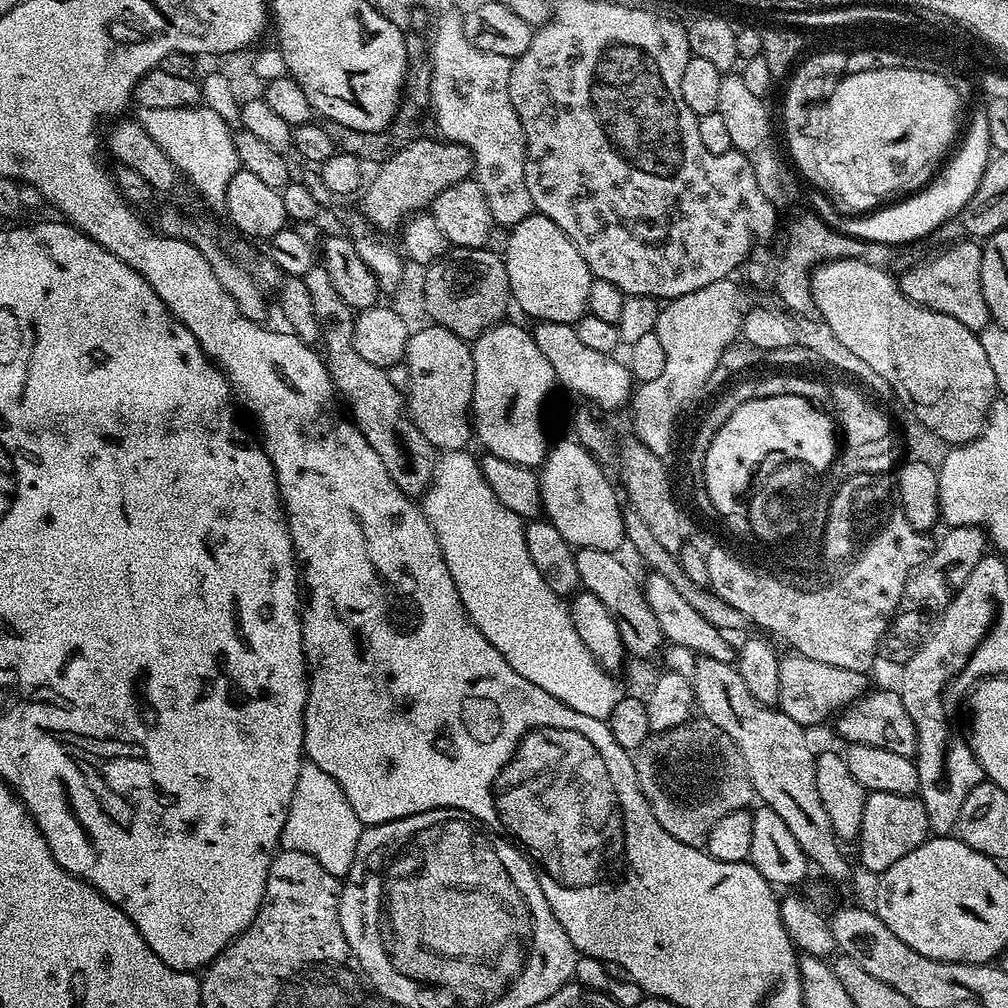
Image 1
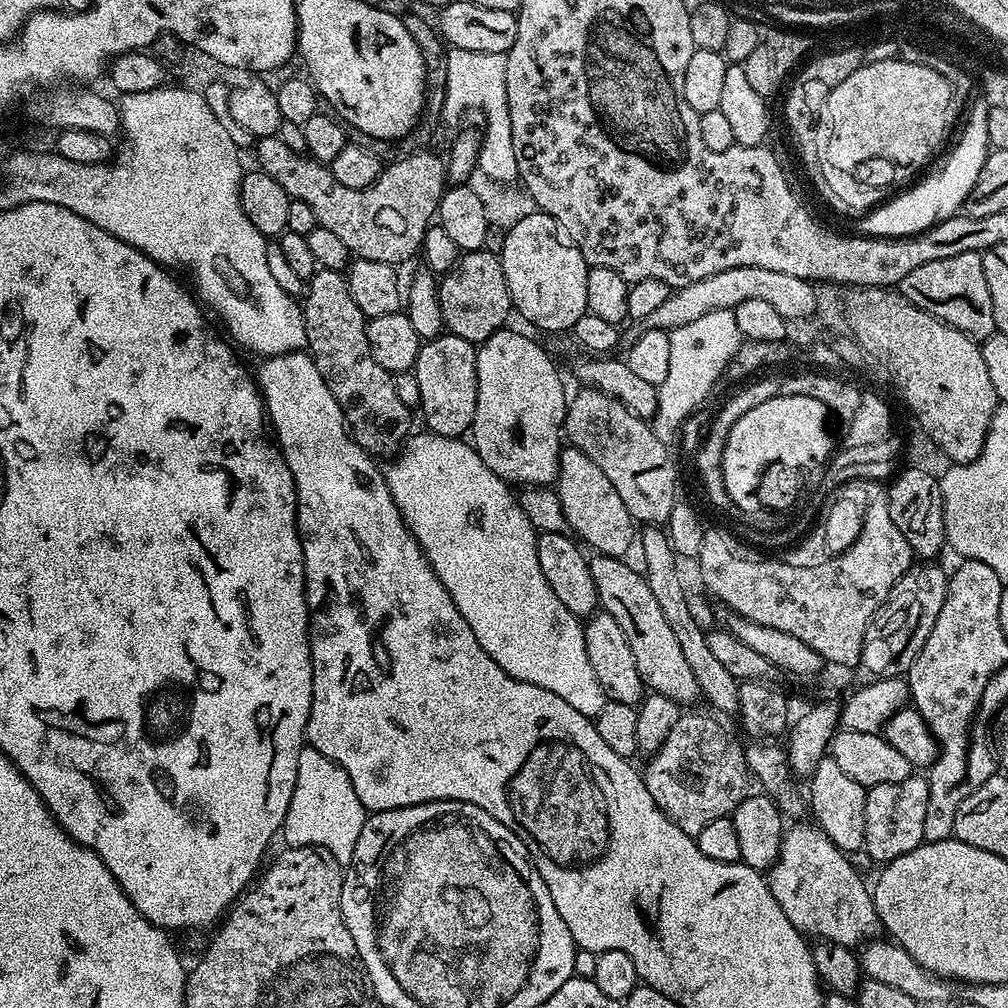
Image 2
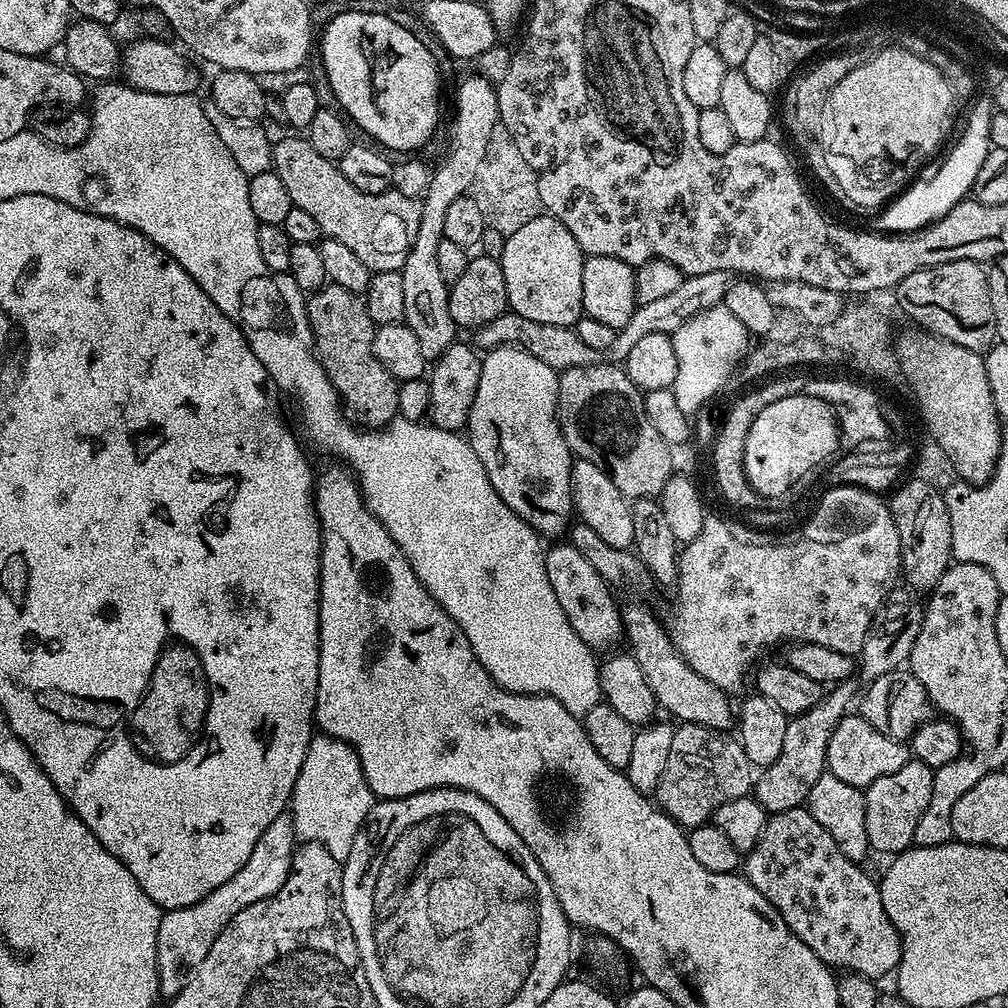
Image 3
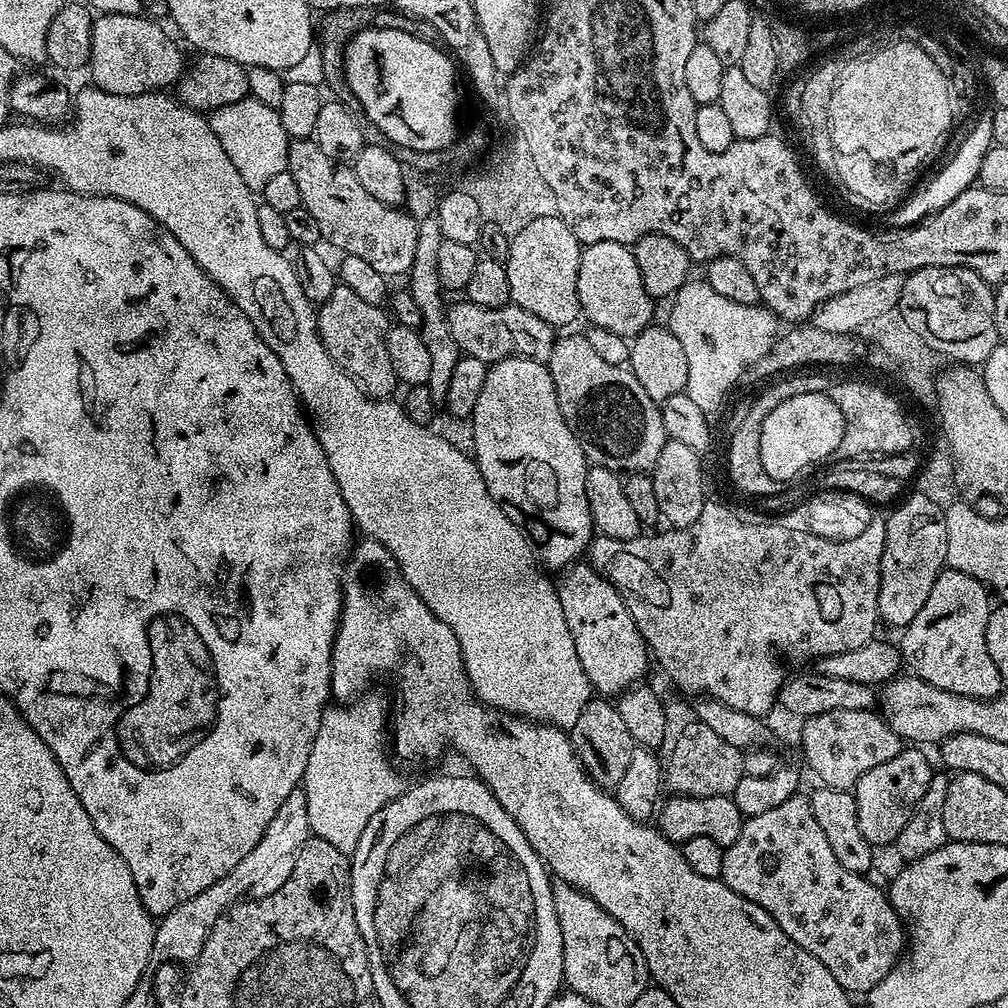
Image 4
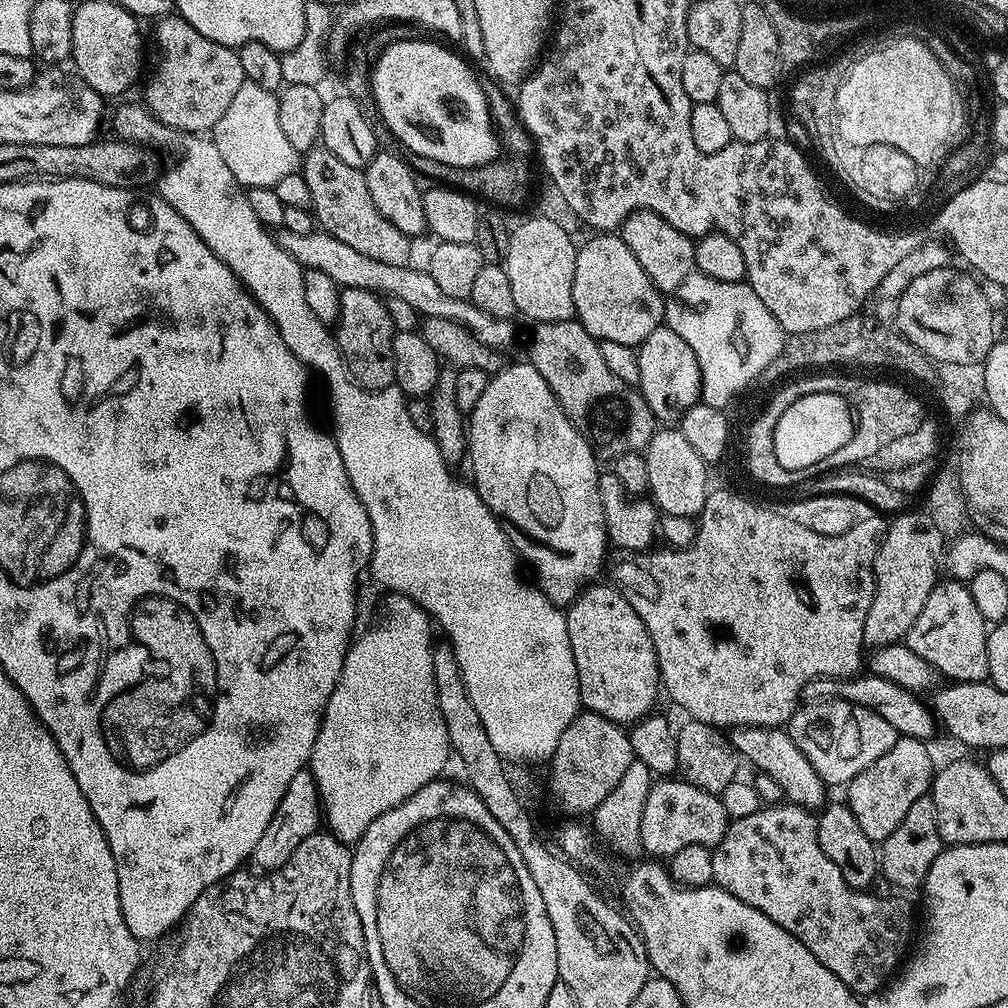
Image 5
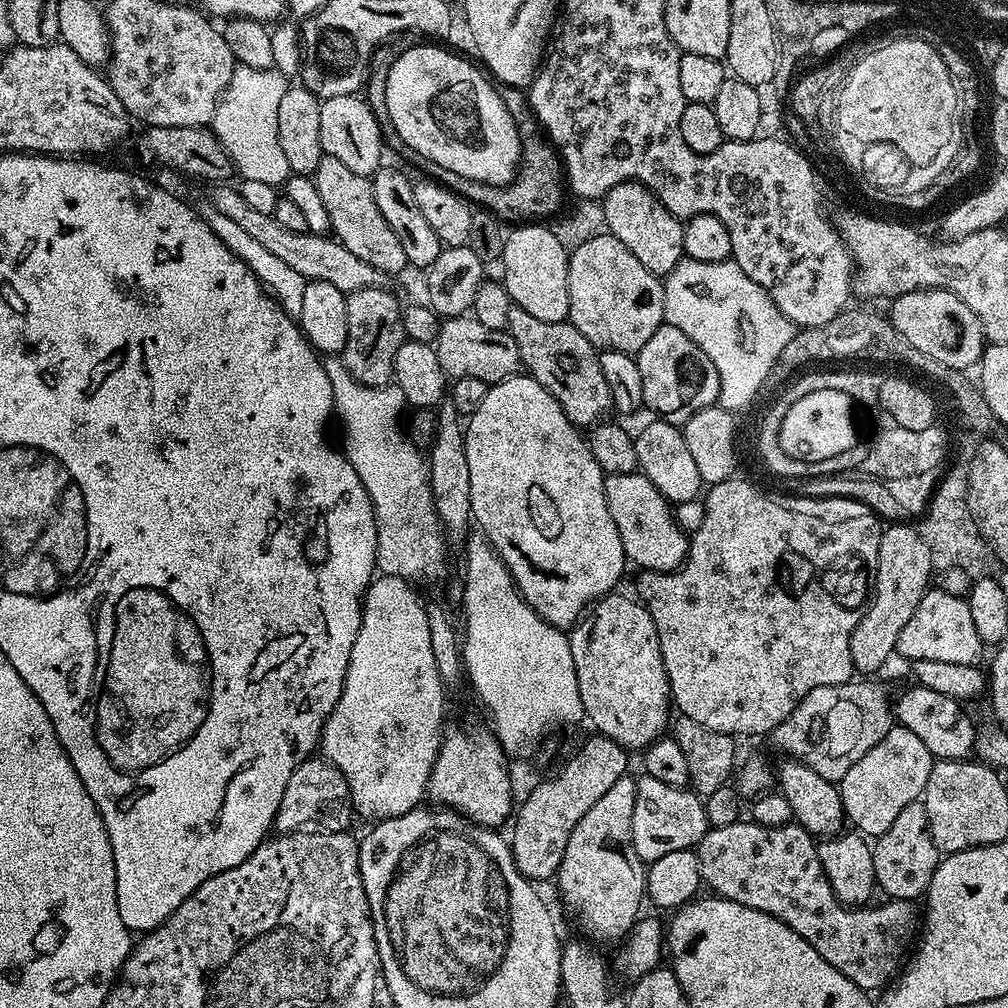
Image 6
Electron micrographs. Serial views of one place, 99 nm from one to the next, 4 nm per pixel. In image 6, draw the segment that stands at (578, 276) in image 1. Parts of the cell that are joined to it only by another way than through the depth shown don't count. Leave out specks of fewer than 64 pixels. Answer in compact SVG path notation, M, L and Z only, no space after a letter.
M528 222L508 232L504 247L502 283L510 294L513 305L526 314L534 314L541 322L565 322L568 320L568 258L569 249L554 238L551 227L540 222Z

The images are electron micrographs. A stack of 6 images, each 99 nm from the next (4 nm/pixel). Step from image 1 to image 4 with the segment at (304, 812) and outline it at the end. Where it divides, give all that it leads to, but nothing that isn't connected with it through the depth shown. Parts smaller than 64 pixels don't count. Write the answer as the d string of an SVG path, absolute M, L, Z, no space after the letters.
M372 690L336 707L340 708L329 706L324 709L314 746L310 746L310 762L306 762L302 787L306 794L306 815L310 818L311 835L322 838L322 842L330 842L330 846L335 846L337 850L351 854L358 846L358 838L362 838L362 830L366 830L366 822L370 822L370 818L374 818L382 806L403 794L406 781L388 765L386 729L390 724L390 708L384 705L383 698Z

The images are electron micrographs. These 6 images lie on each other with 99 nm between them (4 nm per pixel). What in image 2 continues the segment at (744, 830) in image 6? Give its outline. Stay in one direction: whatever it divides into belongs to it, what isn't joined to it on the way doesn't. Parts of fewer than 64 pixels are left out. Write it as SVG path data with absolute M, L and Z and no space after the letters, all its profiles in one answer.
M792 822L789 823L792 824L789 828L787 825L783 829L780 853L766 872L770 894L774 894L778 906L782 906L782 914L786 914L786 918L790 918L795 928L808 938L838 942L850 949L877 939L882 928L880 915L872 901L869 885L867 883L864 885L859 870L848 861L851 860L849 853L838 850L838 846L834 846L834 842L830 842L830 838L826 838L824 831L817 828L815 823L800 823L804 822Z

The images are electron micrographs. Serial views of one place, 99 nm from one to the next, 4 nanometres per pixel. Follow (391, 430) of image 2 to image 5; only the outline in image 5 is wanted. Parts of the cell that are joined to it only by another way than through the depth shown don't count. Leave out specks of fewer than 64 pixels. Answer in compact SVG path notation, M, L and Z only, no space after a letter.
M346 288L340 293L340 319L334 339L340 348L340 357L348 367L351 379L370 392L393 387L396 383L392 339L397 331L384 300L377 293L365 288Z

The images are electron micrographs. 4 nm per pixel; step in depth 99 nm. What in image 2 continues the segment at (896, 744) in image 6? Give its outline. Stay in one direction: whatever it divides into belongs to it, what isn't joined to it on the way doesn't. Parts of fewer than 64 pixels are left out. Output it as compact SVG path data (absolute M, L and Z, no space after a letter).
M913 774L902 778L902 782L882 782L867 789L866 798L866 838L863 851L872 860L887 862L902 854L910 854L919 844L925 843L922 821L926 818L928 801L928 777Z

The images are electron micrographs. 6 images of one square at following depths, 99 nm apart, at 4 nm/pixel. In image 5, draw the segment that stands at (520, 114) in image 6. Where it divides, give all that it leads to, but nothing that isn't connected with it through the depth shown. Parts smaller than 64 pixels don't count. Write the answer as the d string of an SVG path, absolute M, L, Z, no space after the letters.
M487 79L480 80L480 89L488 103L488 113L495 127L496 137L500 139L503 155L493 160L492 163L483 164L477 168L451 168L434 162L434 158L422 158L421 156L420 162L408 162L408 164L412 167L413 172L421 177L429 176L432 179L429 181L439 182L444 186L455 186L473 198L479 197L481 201L489 200L492 203L489 205L505 210L504 208L518 207L528 196L528 187L532 184L532 164L534 168L534 145L532 135L527 132L523 122L516 115L513 97L507 96L500 89L503 87L495 79Z

